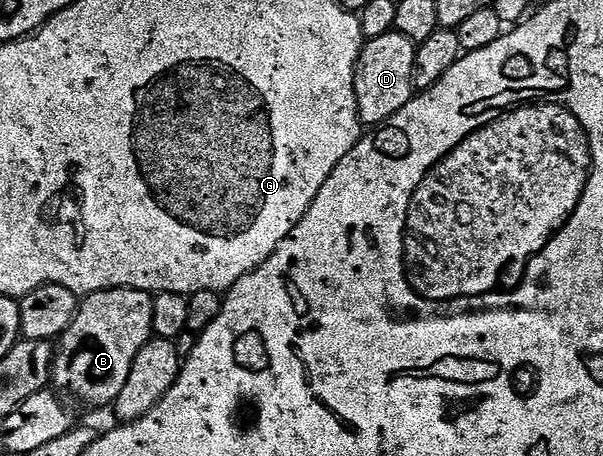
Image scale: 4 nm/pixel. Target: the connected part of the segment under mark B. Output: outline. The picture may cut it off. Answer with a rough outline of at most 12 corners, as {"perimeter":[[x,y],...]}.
{"perimeter":[[84,296],[52,378],[89,407],[116,404],[153,335],[154,296]]}

